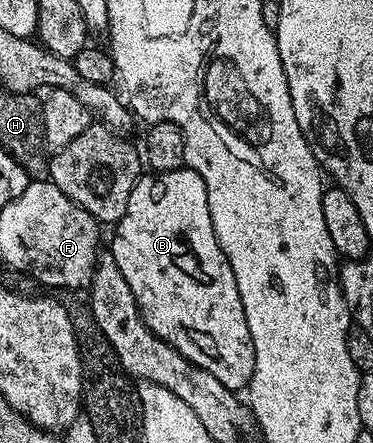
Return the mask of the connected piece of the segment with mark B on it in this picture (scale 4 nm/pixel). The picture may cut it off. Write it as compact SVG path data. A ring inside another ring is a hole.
M184 167L168 173L140 176L132 189L132 194L129 195L125 215L122 215L121 219L113 225L113 231L115 231L115 239L109 245L109 252L113 255L117 267L121 267L121 275L125 275L125 283L129 283L129 291L133 291L139 304L139 310L143 312L143 321L146 325L165 343L169 343L178 353L185 355L185 359L189 359L197 367L205 367L205 371L209 371L209 375L217 375L217 379L221 379L221 383L225 383L225 387L236 391L246 390L251 384L255 366L253 339L249 335L249 323L245 323L245 307L241 307L237 279L233 279L233 267L229 267L229 259L225 259L225 251L221 251L221 243L213 231L213 219L209 219L209 199L201 175L197 175L197 171Z

